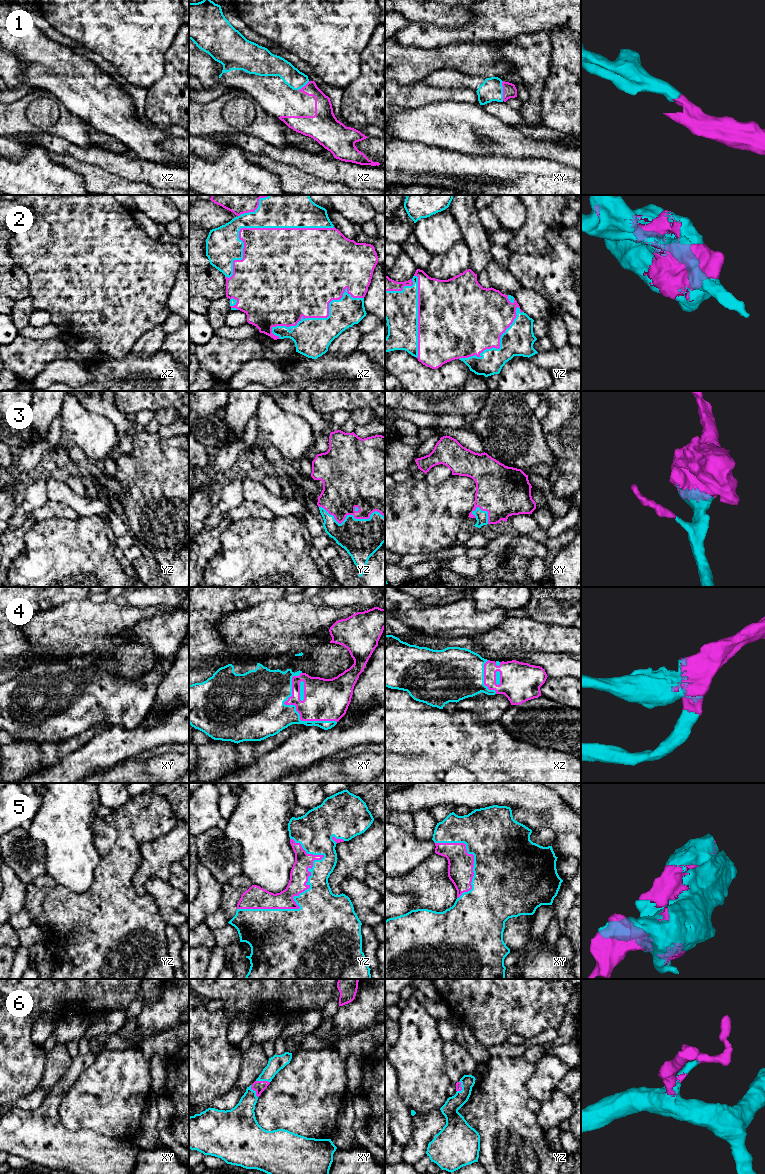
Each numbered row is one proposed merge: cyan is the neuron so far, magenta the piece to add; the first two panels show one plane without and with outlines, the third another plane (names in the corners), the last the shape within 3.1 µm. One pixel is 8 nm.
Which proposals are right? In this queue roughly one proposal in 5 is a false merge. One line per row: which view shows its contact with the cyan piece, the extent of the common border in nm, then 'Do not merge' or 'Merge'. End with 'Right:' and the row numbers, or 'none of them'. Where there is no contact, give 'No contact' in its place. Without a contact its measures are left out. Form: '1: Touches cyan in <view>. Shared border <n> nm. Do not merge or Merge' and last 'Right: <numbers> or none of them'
1: Touches cyan in xy. Shared border 160 nm. Merge
2: Touches cyan in xz. Shared border 950 nm. Merge
3: Touches cyan in yz. Shared border 550 nm. Merge
4: Touches cyan in xy. Shared border 500 nm. Merge
5: Touches cyan in yz. Shared border 800 nm. Merge
6: Touches cyan in xy. Shared border 120 nm. Merge
Right: 1, 2, 3, 4, 5, 6

